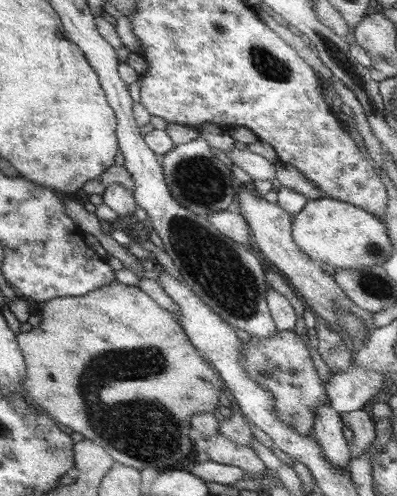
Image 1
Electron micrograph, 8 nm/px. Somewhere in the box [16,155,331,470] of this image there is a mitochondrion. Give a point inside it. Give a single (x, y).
(146, 431)

